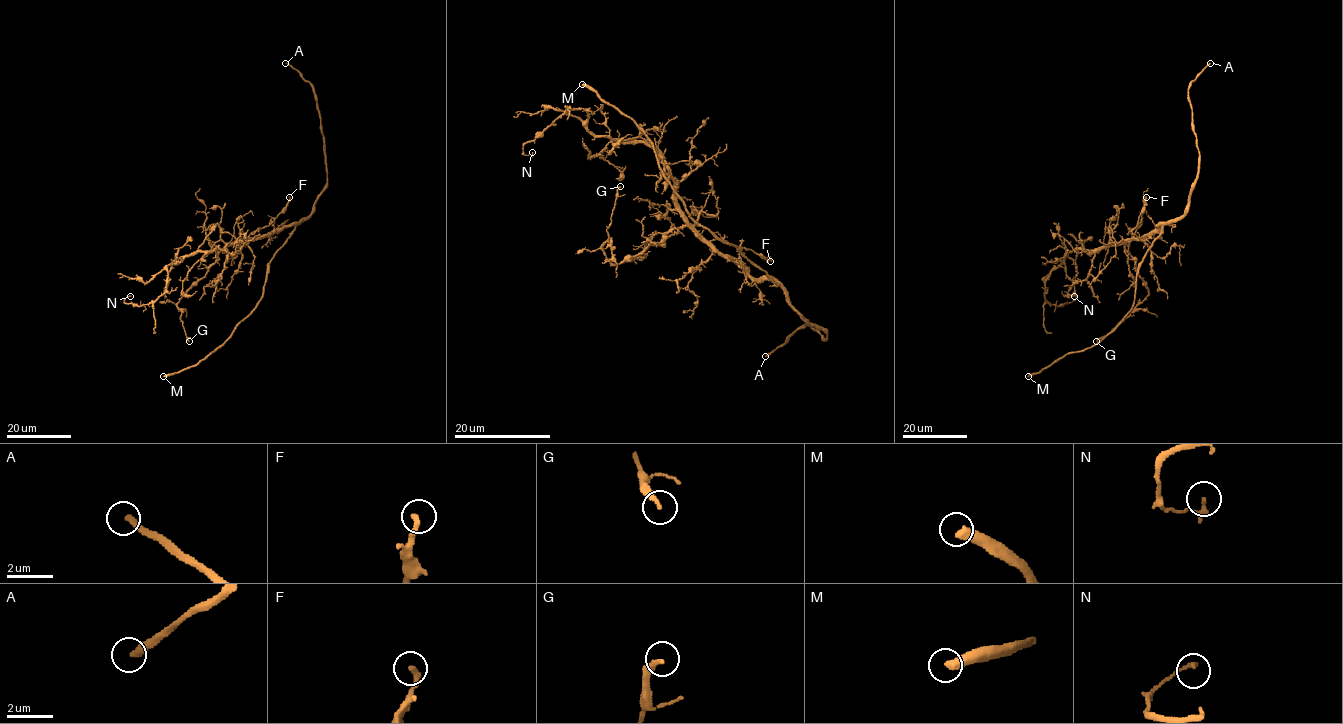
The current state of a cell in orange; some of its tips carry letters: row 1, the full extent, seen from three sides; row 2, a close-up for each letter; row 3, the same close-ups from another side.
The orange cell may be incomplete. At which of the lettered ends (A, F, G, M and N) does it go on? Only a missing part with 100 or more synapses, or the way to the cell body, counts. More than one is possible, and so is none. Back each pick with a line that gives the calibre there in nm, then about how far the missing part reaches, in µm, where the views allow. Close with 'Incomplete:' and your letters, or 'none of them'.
A: 280 nm | 140 µm
M: 440 nm | 45 µm
Incomplete: A, M

